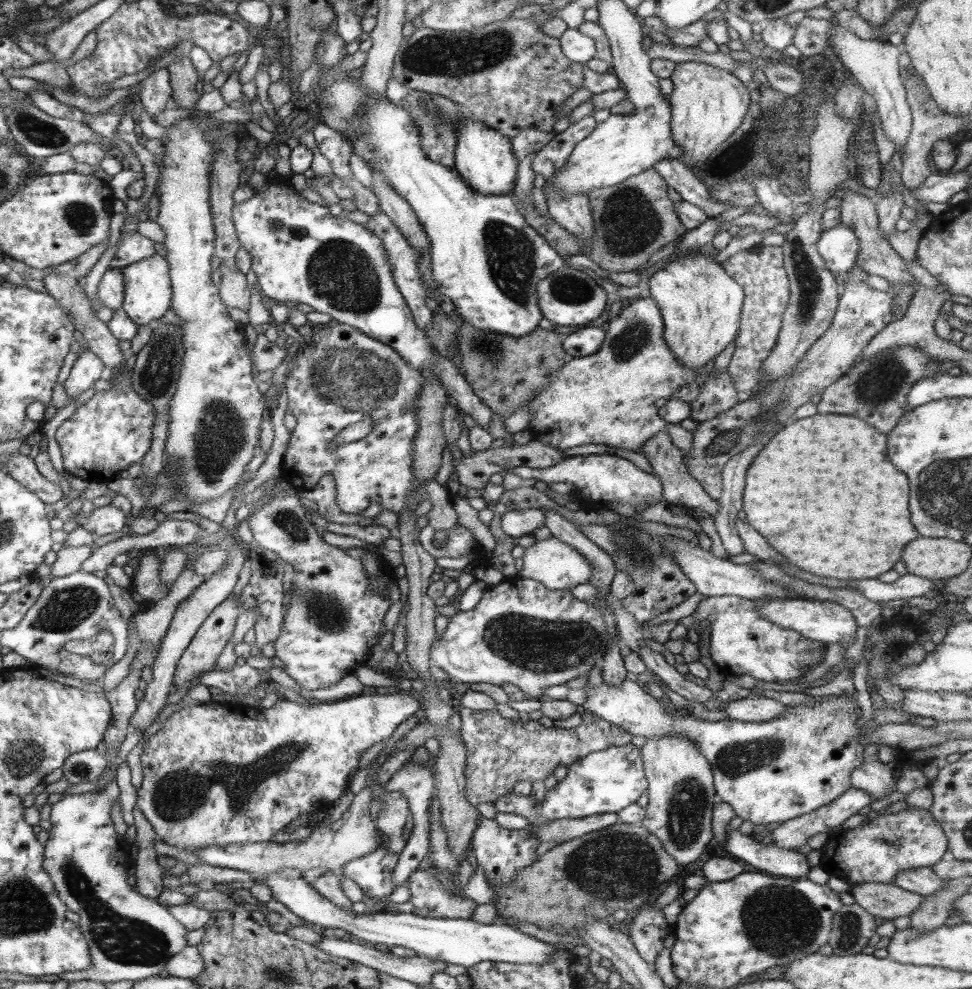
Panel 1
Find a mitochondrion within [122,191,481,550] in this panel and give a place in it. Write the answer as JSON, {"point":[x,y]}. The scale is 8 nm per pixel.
{"point":[350,377]}

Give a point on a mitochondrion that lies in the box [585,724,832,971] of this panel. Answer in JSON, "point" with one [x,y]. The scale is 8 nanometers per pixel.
{"point":[777,920]}

